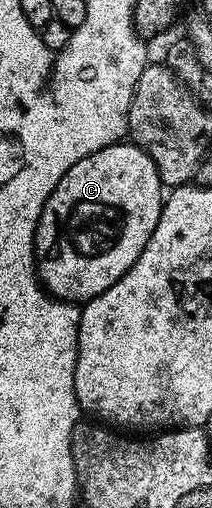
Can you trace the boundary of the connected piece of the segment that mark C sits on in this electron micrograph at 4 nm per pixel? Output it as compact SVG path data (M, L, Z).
M119 142L112 146L104 146L104 150L96 150L88 158L80 158L80 162L76 162L76 166L72 166L72 170L68 170L68 174L64 174L64 178L60 178L60 182L56 186L56 190L52 190L48 202L44 202L40 222L34 231L34 263L42 287L51 296L67 302L85 302L104 294L104 290L111 288L134 265L136 258L140 258L144 246L148 246L148 238L152 238L152 230L156 230L156 222L160 222L163 199L164 185L152 158L143 148L139 148L133 142Z

